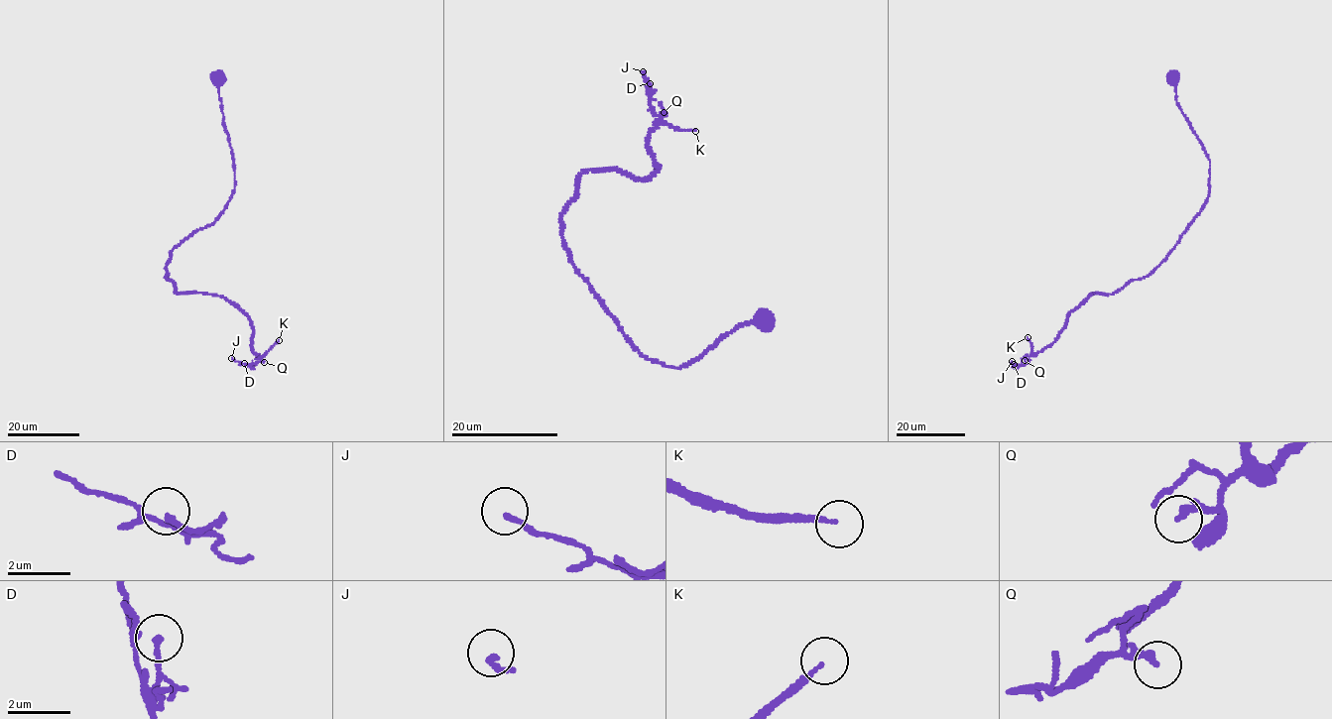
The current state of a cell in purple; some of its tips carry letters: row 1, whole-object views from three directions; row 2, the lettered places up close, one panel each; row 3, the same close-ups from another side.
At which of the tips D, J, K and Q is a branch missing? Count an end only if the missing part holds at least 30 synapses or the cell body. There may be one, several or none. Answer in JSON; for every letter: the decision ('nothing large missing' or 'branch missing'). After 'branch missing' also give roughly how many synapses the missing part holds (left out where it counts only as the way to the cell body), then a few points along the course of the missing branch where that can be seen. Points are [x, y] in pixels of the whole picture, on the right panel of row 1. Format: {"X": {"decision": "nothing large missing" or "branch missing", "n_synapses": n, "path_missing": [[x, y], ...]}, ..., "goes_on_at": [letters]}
{"D": {"decision": "nothing large missing"}, "J": {"decision": "nothing large missing"}, "K": {"decision": "branch missing", "n_synapses": 350, "path_missing": [[1028, 337], [996, 288], [974, 269], [962, 263], [943, 266], [938, 261], [927, 270], [898, 268]]}, "Q": {"decision": "nothing large missing"}, "goes_on_at": ["K"]}

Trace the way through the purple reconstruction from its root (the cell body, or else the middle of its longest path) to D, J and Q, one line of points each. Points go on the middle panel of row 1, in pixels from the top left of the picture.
D: (765, 321), (664, 365), (637, 351), (568, 258), (561, 218), (583, 172), (657, 171), (650, 83)
J: (765, 321), (664, 365), (568, 258), (561, 218), (583, 172), (657, 171), (643, 71)
Q: (765, 321), (664, 365), (637, 351), (568, 258), (561, 218), (580, 176), (654, 175), (647, 148), (664, 112)

